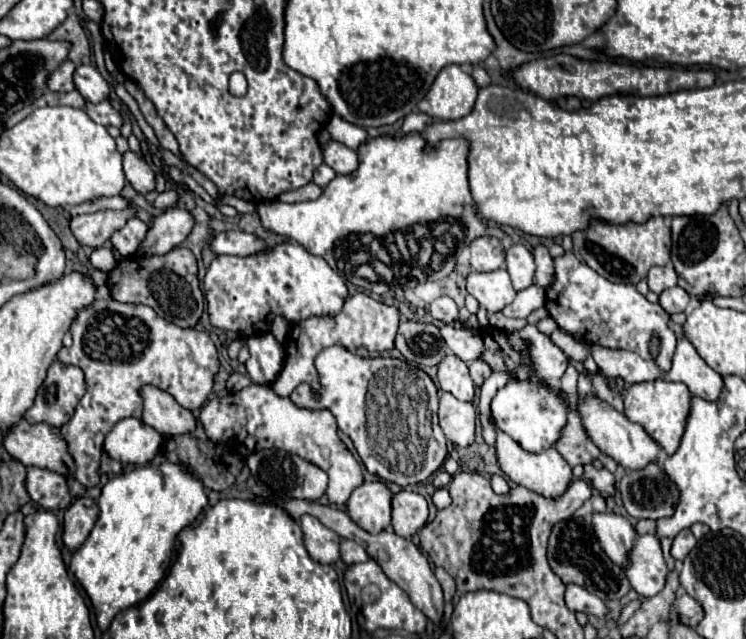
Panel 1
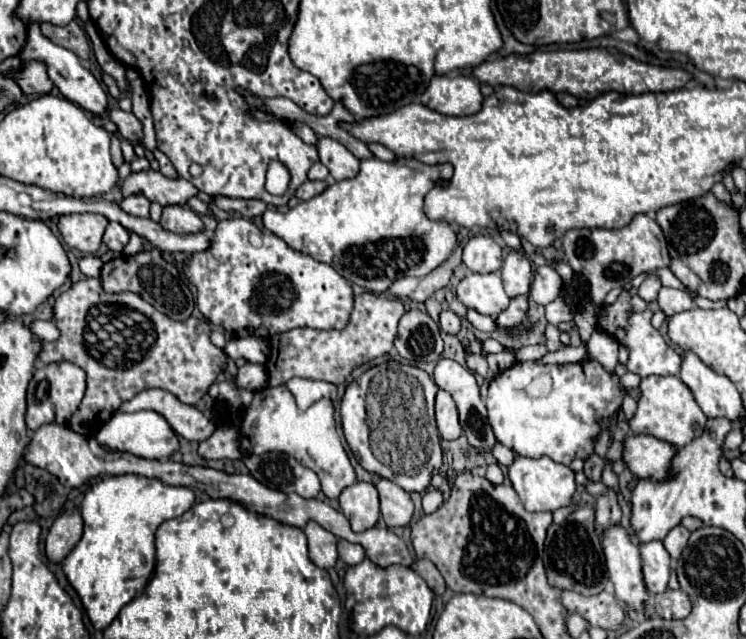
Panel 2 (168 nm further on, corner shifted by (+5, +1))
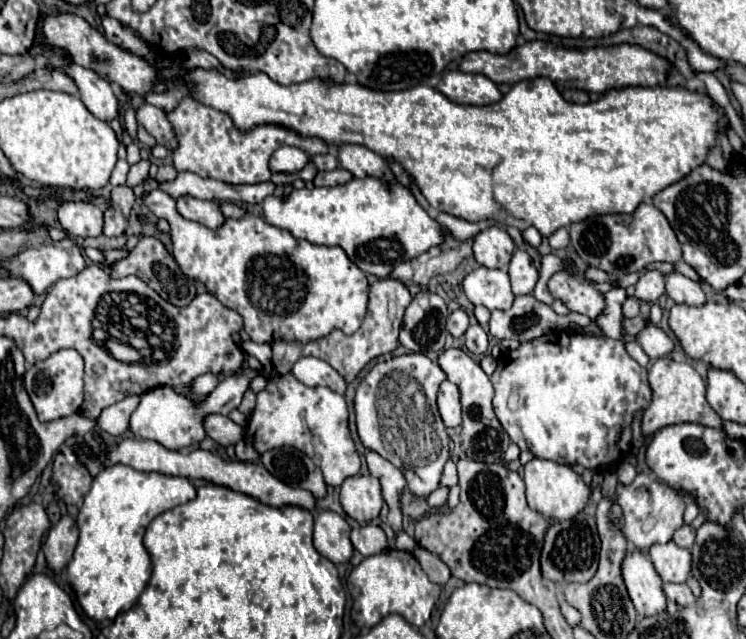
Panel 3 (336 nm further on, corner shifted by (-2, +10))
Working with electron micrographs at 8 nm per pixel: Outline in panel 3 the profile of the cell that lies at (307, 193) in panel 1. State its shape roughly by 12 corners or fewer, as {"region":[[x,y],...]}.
{"region":[[343,168],[319,172],[313,180],[315,186],[337,186],[353,178]]}

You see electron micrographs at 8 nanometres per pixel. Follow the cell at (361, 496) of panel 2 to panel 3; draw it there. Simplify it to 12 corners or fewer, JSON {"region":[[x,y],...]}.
{"region":[[351,476],[341,484],[345,514],[359,524],[379,516],[379,480]]}

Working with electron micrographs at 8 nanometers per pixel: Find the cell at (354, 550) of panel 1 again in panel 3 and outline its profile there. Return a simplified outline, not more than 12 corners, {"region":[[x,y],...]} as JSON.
{"region":[[379,524],[351,530],[351,542],[363,556],[389,548]]}

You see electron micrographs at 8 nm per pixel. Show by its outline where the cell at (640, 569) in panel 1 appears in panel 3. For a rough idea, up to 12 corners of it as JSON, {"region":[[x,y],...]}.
{"region":[[655,544],[649,558],[663,582],[687,582],[691,552]]}

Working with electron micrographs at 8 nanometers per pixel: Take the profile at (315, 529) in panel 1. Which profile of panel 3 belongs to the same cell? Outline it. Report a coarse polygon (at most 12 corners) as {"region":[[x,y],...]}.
{"region":[[331,510],[315,516],[313,544],[335,564],[349,562],[351,526]]}

